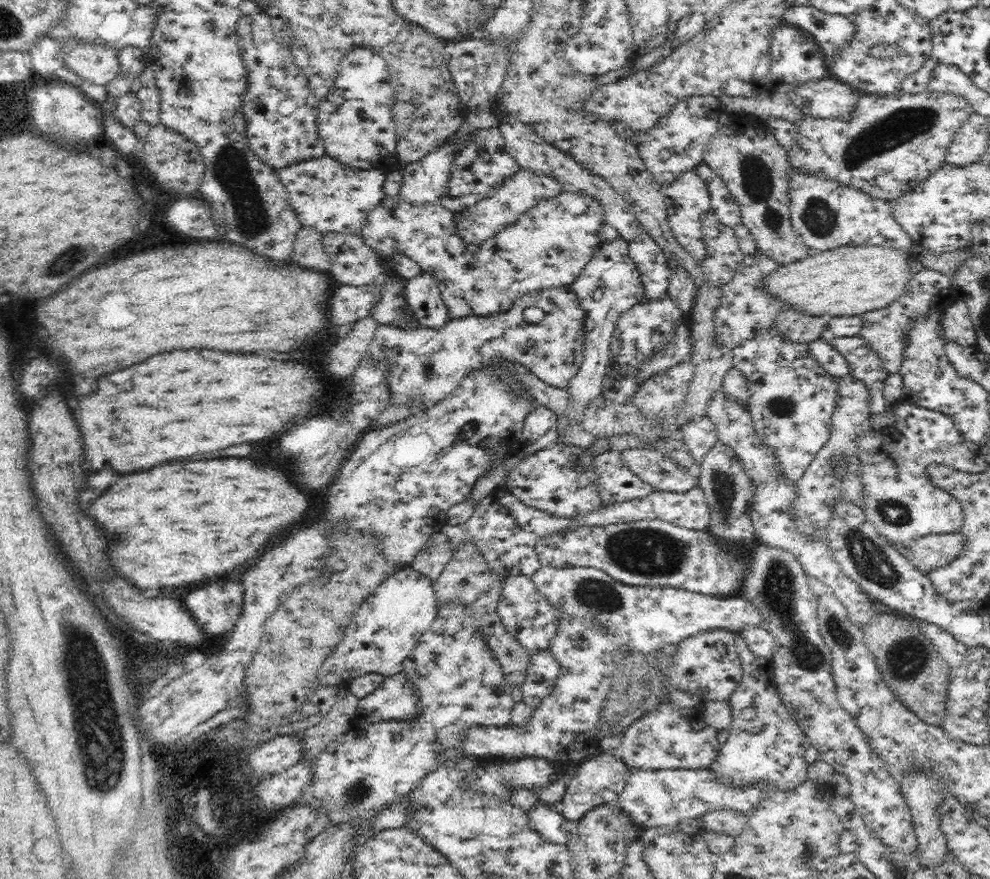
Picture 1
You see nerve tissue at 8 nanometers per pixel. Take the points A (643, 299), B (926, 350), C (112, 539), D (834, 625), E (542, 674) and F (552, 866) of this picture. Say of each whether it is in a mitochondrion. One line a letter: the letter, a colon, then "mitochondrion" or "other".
A: other
B: other
C: other
D: mitochondrion
E: other
F: mitochondrion

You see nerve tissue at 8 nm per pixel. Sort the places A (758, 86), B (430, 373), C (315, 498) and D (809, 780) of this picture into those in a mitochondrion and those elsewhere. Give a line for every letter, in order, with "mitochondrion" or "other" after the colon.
A: other
B: mitochondrion
C: other
D: other

